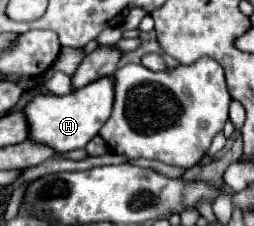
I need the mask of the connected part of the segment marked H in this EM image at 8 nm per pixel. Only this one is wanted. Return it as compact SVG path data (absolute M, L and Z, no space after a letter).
M114 76L98 78L96 82L90 82L86 88L78 88L66 96L36 94L34 100L24 108L30 122L30 138L38 138L38 142L50 142L56 154L84 148L110 118L112 104L114 104Z

